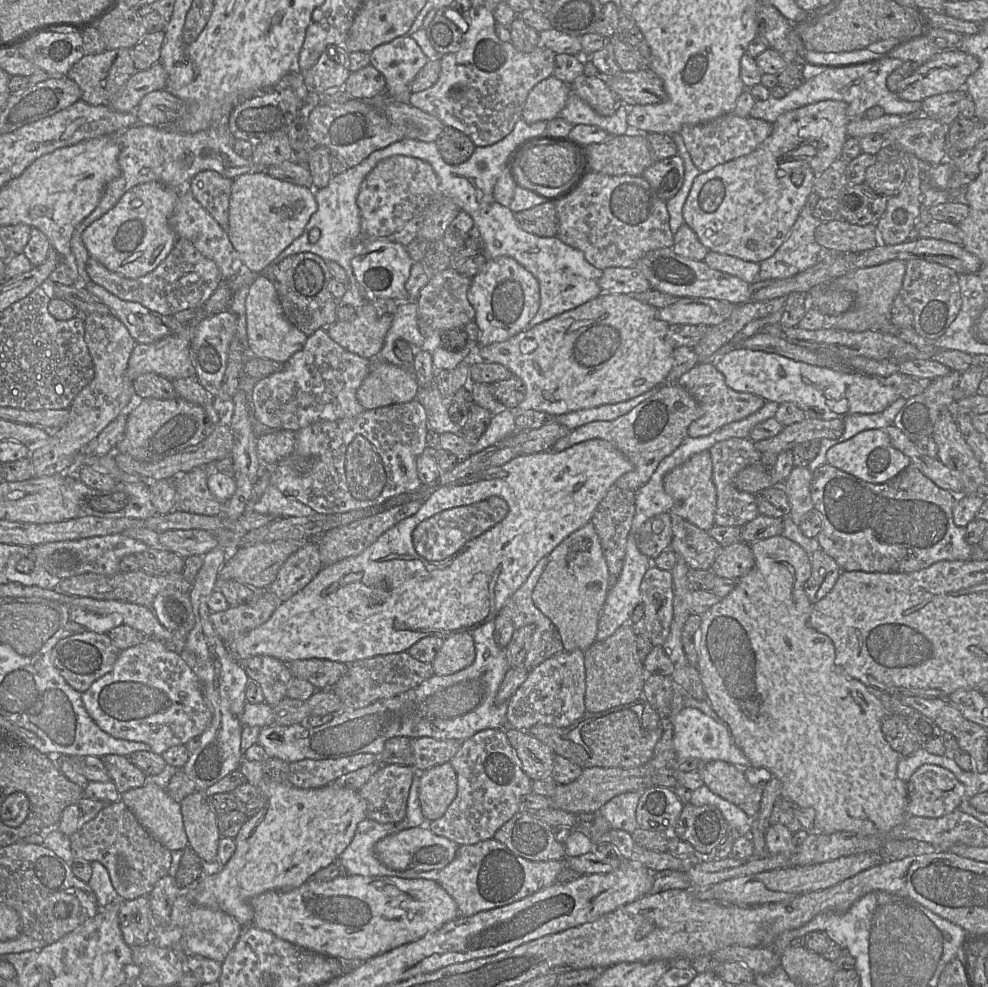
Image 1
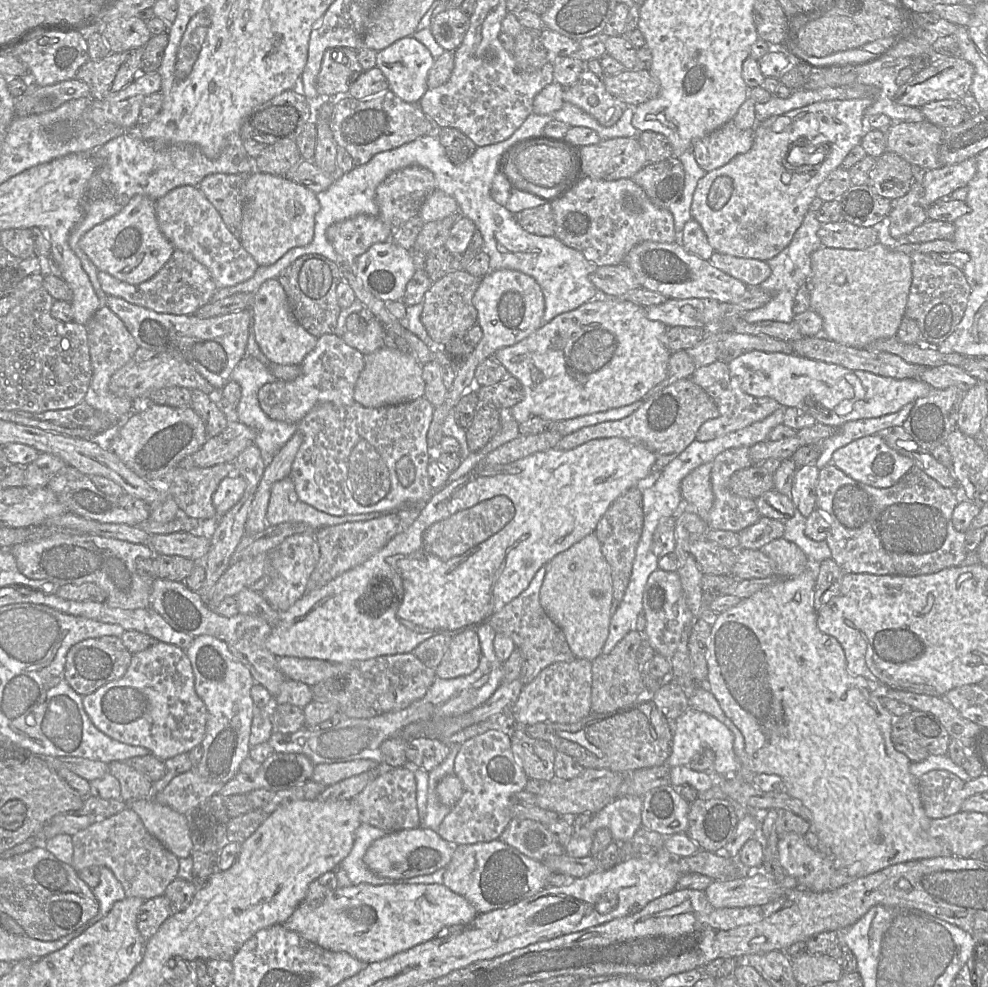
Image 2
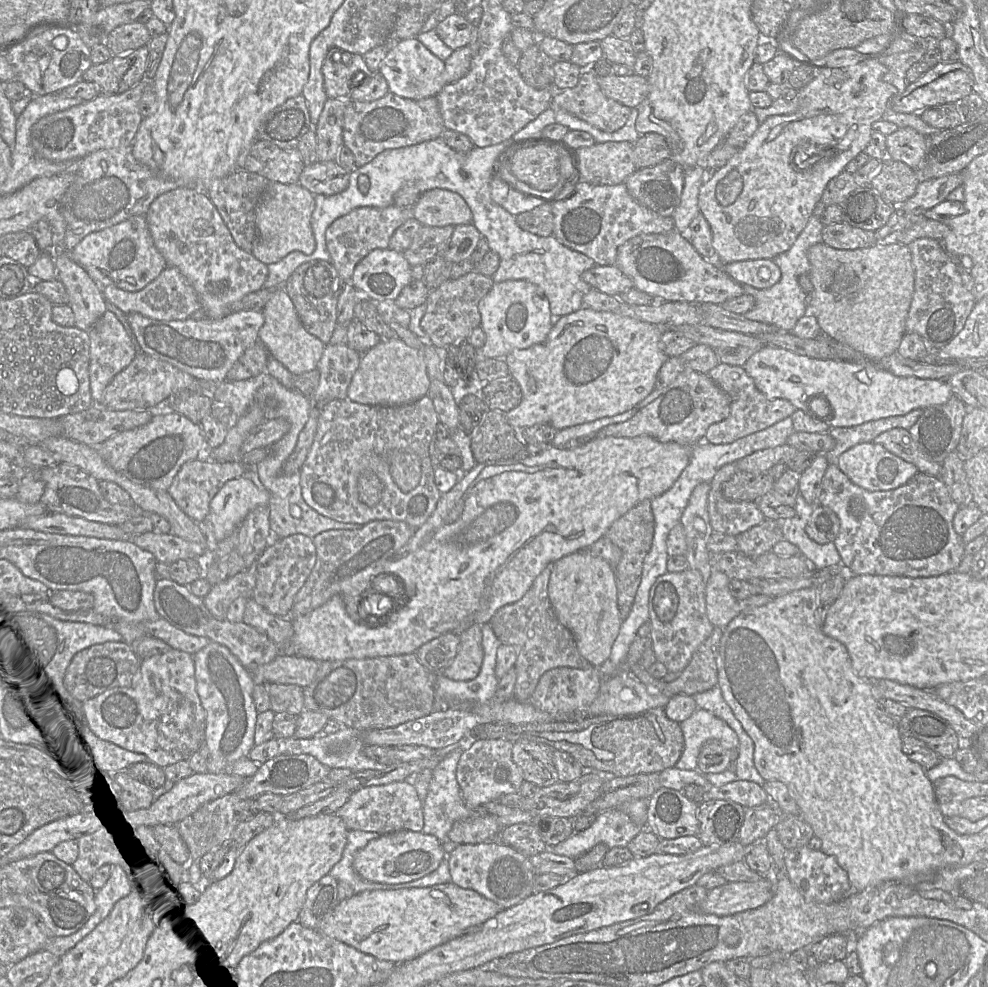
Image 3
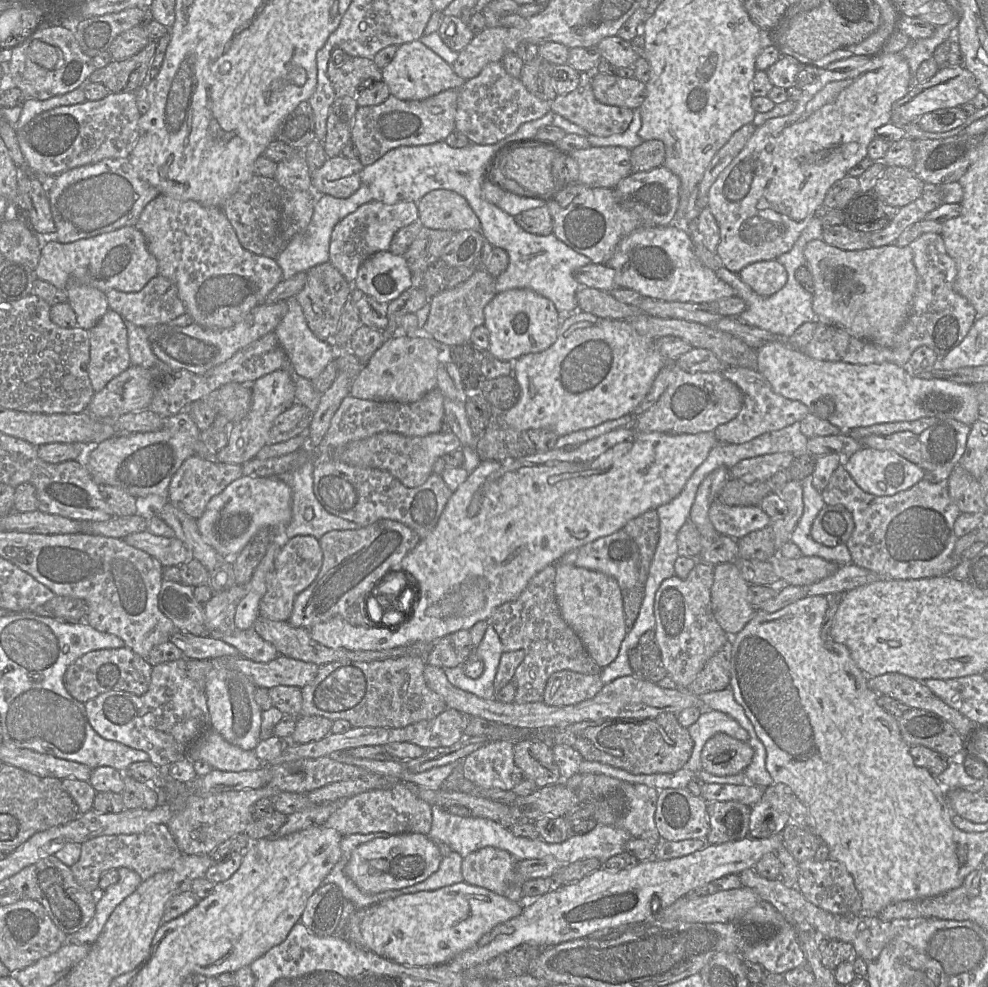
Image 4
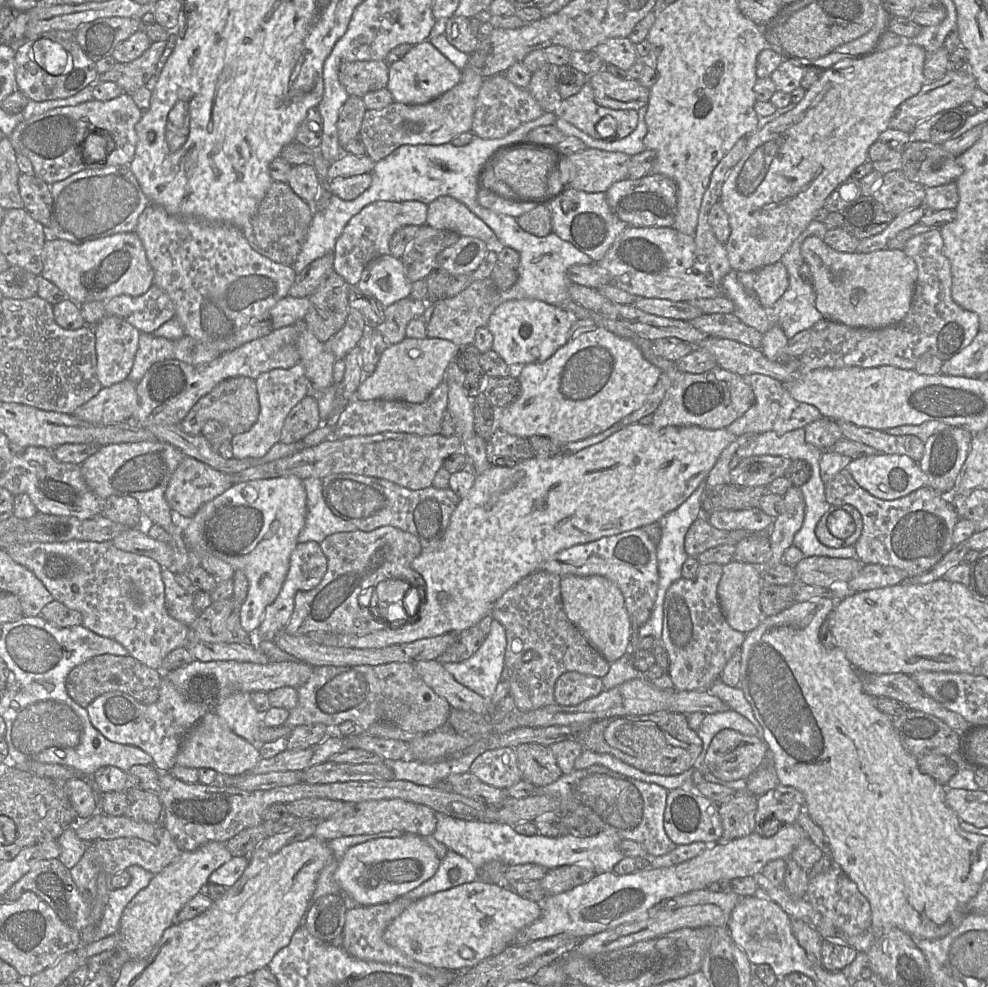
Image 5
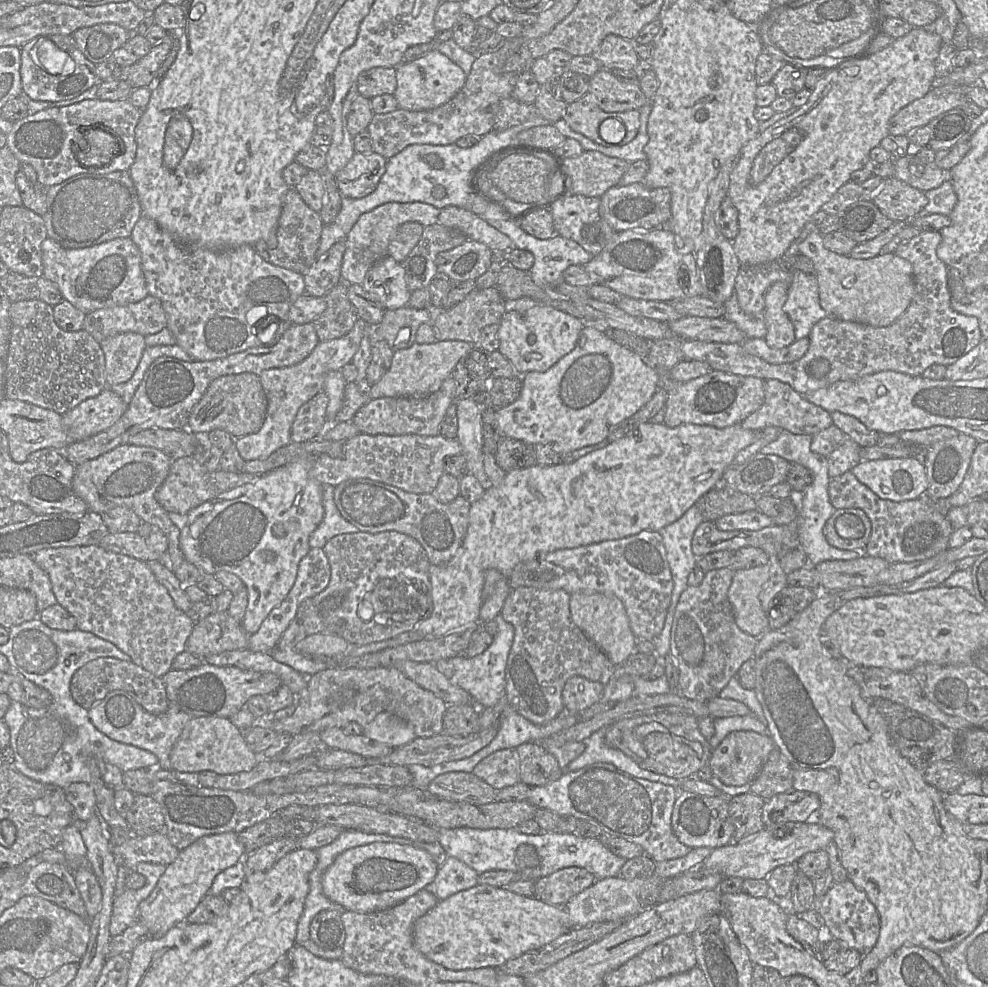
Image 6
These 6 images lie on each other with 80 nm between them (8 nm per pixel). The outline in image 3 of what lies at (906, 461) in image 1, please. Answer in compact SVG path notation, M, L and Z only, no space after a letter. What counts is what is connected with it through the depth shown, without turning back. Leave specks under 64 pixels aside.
M874 442L858 444L843 452L837 461L839 469L857 486L868 491L888 491L905 485L919 470L884 446Z

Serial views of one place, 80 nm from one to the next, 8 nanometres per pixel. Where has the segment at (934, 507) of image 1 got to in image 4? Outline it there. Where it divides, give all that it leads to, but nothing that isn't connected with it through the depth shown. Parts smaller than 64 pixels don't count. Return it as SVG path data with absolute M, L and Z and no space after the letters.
M840 465L833 472L821 495L826 505L842 505L852 514L855 527L845 545L850 551L852 563L857 566L884 575L888 579L905 580L946 575L961 560L954 553L958 540L954 524L961 512L951 499L946 483L925 477L911 488L892 496L874 496L863 491L844 466Z

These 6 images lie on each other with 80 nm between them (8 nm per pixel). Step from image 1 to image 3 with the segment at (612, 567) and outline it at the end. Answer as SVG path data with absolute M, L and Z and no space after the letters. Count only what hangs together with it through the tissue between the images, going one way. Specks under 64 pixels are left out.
M643 500L627 513L617 519L605 534L622 551L622 557L614 569L618 608L621 620L625 620L632 608L638 587L641 582L643 562L650 551L655 531L655 519L652 512L651 501Z

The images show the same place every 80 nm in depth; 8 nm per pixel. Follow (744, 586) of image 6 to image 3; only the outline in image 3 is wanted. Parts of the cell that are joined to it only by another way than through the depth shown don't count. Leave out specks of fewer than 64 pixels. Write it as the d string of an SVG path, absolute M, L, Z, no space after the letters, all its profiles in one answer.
M712 569L706 583L706 614L712 625L721 629L742 612L730 593L730 580L725 573Z

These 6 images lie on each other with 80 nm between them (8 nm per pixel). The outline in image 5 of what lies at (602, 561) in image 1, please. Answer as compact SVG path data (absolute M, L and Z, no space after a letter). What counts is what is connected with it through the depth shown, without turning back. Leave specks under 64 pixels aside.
M567 575L561 577L560 590L568 619L608 663L617 661L629 650L631 623L624 597L614 582L599 575Z

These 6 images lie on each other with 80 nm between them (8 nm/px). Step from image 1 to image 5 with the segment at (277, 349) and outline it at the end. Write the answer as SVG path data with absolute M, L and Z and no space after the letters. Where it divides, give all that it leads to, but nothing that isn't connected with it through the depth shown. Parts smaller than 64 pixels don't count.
M304 320L294 325L298 328L297 349L306 376L316 389L327 389L333 385L335 356L325 349L324 343L308 329Z

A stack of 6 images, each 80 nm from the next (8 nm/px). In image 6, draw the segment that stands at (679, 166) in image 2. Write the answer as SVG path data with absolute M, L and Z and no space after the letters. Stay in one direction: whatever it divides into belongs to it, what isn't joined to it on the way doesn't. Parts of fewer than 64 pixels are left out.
M643 183L616 185L601 196L600 214L615 232L665 227L671 217L671 193L668 188L648 188Z

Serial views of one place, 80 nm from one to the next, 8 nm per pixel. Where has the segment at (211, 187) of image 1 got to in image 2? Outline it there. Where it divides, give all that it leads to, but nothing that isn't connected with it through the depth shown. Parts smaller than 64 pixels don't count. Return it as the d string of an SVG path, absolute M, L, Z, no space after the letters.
M214 173L203 178L198 185L198 188L219 212L229 231L237 239L242 222L241 188L248 175Z

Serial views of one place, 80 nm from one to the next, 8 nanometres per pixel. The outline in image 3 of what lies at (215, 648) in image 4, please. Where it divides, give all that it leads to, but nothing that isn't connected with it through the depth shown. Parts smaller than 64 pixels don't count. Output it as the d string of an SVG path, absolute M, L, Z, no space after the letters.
M162 617L154 621L144 622L144 631L146 635L158 638L166 642L172 648L186 652L191 656L211 642L207 637L191 635L177 629Z

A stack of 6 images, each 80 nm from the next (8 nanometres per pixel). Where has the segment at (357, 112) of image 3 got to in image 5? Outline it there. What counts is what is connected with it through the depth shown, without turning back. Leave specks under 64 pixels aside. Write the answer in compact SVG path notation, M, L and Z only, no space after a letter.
M478 42L477 49L462 70L461 81L440 97L426 104L412 105L394 101L380 110L366 110L359 132L366 155L376 163L403 145L442 145L450 143L462 133L470 132L477 96L484 81L482 67L485 60L486 53L479 49Z

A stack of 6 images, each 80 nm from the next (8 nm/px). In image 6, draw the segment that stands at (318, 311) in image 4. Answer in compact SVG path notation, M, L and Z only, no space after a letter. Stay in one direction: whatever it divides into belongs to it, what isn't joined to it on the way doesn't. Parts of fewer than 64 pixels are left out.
M340 282L325 296L326 309L311 323L319 342L326 342L346 335L359 319L347 297L347 284Z

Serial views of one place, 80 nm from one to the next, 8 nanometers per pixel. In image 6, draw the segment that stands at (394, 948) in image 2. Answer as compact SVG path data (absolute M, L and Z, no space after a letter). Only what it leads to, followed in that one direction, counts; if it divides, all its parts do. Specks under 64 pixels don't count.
M477 884L441 900L414 924L415 947L429 960L450 970L500 967L507 960L541 948L571 930L564 907L547 904L536 897L516 894L505 887Z

